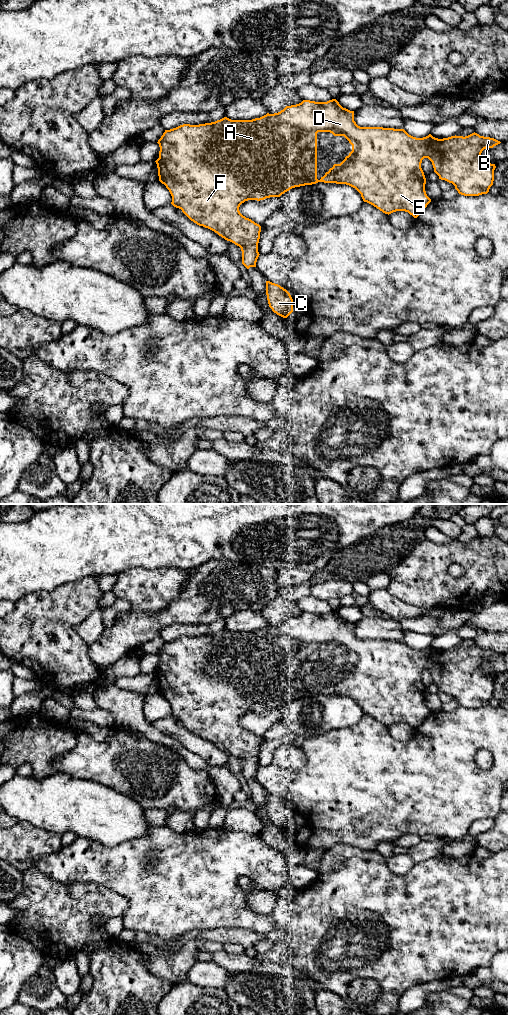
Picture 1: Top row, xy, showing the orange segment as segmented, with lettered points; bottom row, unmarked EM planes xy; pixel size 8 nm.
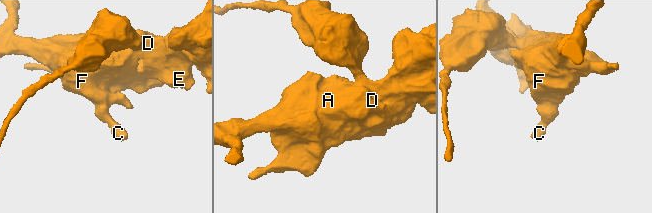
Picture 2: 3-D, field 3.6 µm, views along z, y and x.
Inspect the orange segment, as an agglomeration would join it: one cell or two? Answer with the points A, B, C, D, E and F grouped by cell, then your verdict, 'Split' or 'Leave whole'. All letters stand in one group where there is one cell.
Groups: A B C D E F. Leave whole

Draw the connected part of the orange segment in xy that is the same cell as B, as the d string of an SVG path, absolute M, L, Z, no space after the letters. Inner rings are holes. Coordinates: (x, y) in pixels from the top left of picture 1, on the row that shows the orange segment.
M336 99L329 100L327 102L315 102L310 100L303 100L301 103L291 106L286 106L278 113L269 114L255 118L252 120L231 120L224 117L220 120L211 123L190 125L183 124L176 128L165 130L161 138L157 142L160 147L159 158L155 161L158 168L159 181L166 186L172 196L171 204L182 210L182 212L194 223L199 226L208 228L227 241L239 246L242 251L242 264L249 269L250 267L256 267L256 262L259 257L258 243L260 239L261 226L249 218L243 216L239 207L242 203L248 200L264 200L270 197L280 197L285 192L292 188L312 185L318 182L324 183L336 183L346 184L355 188L360 194L364 202L367 202L385 214L391 214L396 211L405 211L417 218L422 214L427 205L431 202L431 199L427 196L425 191L426 178L421 168L421 163L424 158L428 158L433 165L434 172L439 176L439 179L452 183L459 194L464 196L479 196L487 194L494 181L495 164L486 163L481 158L481 153L486 148L493 148L501 142L490 137L480 136L477 133L472 133L468 136L451 136L448 138L438 139L429 134L423 138L416 138L409 135L404 129L383 128L383 127L360 127L354 121L354 111L350 111L343 108ZM318 132L330 132L334 136L344 136L352 145L352 151L340 164L334 164L328 172L325 173L320 180L317 179L317 133Z

